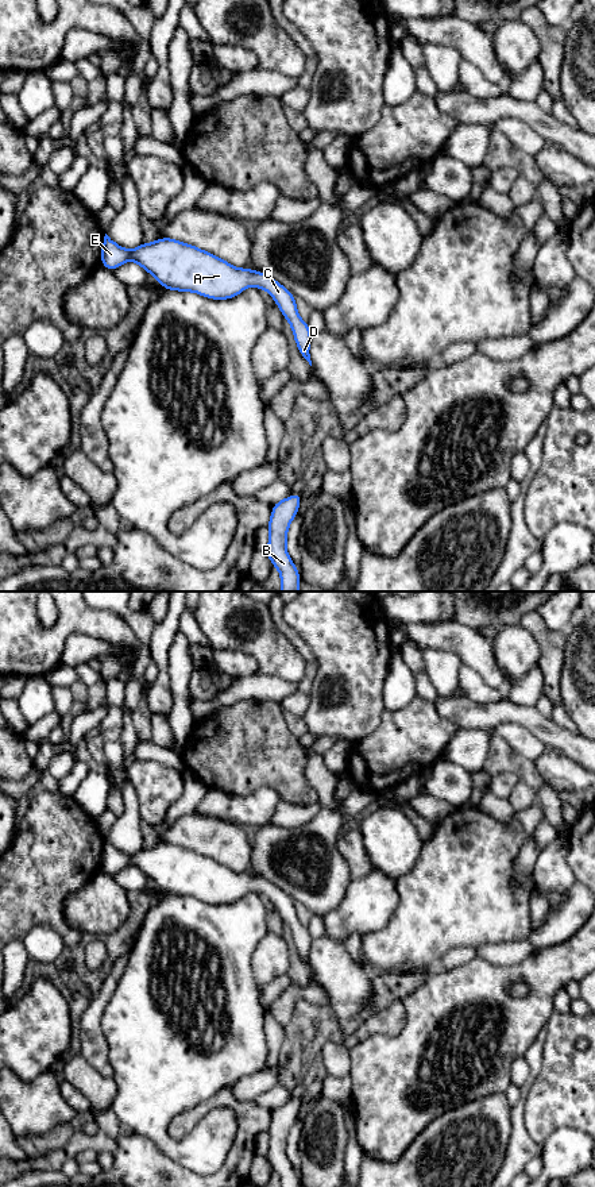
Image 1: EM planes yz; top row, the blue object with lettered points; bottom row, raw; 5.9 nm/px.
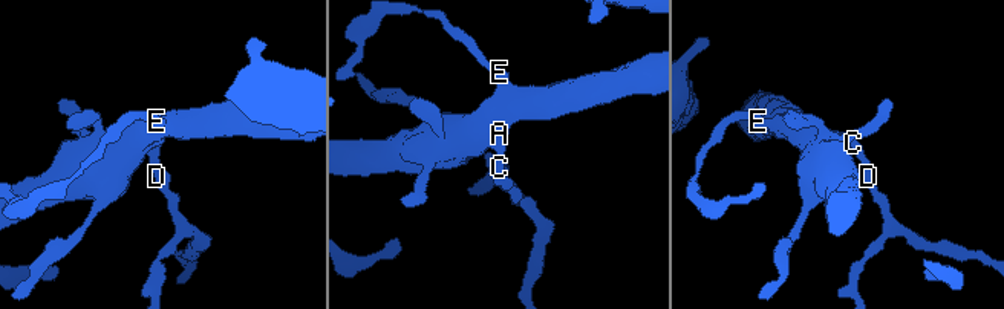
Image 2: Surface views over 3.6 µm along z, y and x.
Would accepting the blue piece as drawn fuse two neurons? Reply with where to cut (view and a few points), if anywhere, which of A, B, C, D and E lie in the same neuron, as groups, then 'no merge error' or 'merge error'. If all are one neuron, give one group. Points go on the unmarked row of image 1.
cut none; groups A B C D E; no merge error

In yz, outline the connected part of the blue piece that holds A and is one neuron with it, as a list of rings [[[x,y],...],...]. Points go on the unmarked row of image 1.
[[[105,839],[103,871],[113,876],[127,866],[140,870],[167,895],[194,897],[213,905],[232,903],[248,891],[268,897],[290,928],[300,959],[312,971],[312,937],[308,928],[298,921],[295,902],[267,879],[250,872],[237,874],[210,858],[175,844],[162,843],[127,855]]]

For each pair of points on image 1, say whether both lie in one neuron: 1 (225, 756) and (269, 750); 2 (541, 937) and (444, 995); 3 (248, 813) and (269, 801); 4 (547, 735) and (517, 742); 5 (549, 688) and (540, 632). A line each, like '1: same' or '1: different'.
1: same
2: different
3: same
4: different
5: same

